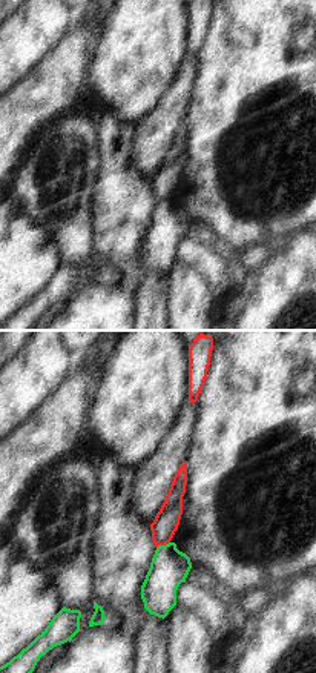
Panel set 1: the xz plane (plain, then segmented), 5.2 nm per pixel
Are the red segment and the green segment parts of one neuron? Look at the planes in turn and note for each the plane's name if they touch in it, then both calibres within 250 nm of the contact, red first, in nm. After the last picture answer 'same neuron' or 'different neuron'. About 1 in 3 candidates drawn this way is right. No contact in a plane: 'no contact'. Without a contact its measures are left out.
contact in xz; calibres 130 and 200 nm

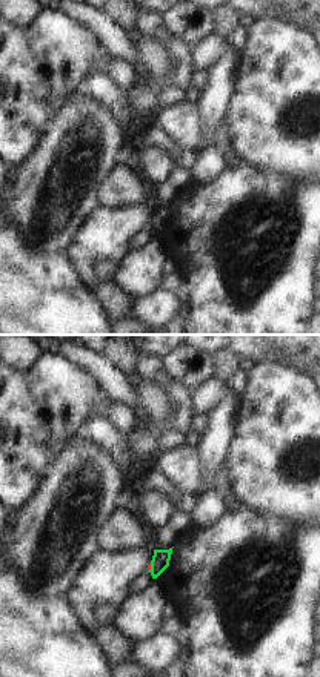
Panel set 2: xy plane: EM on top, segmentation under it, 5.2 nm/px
contact in xy; calibres 20 and 100 nm

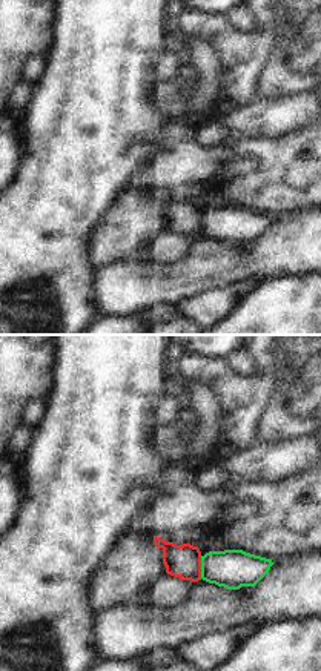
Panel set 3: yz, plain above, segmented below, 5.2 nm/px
contact in yz; calibres 180 and 200 nm

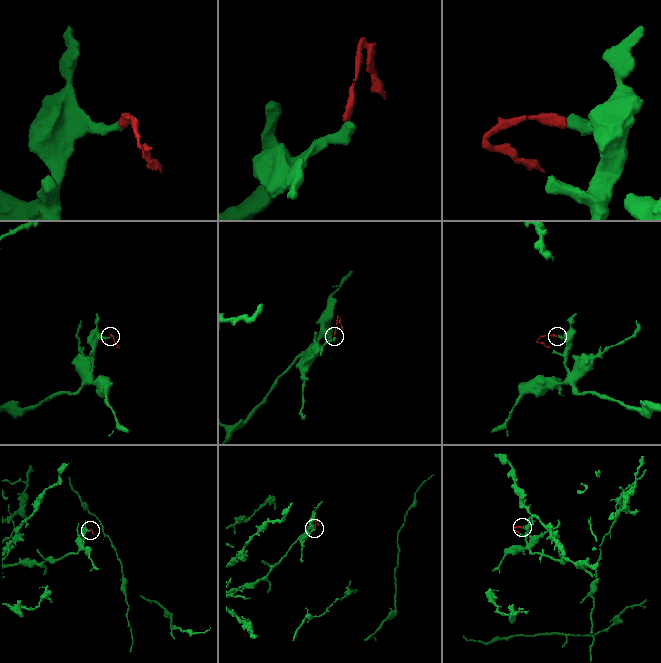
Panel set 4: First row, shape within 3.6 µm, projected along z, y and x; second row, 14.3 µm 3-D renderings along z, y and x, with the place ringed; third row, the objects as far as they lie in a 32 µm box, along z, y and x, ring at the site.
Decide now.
different neuron

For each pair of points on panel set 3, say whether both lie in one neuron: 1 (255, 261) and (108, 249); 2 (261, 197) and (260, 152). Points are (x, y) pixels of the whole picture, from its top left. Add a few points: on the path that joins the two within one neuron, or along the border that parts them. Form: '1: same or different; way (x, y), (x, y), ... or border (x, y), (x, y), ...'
1: different; border (143, 255), (108, 264)
2: same; way (261, 186), (260, 163)

